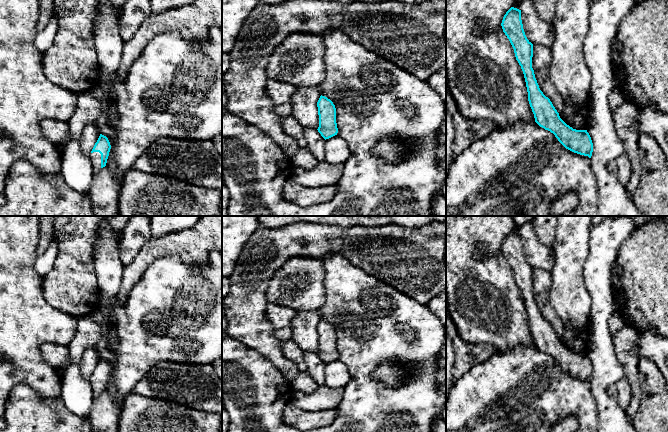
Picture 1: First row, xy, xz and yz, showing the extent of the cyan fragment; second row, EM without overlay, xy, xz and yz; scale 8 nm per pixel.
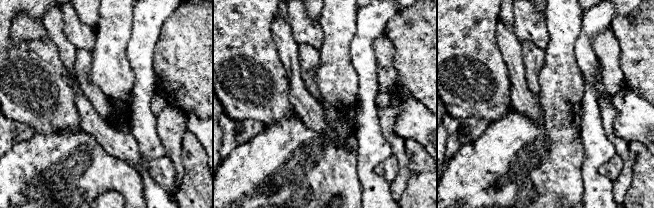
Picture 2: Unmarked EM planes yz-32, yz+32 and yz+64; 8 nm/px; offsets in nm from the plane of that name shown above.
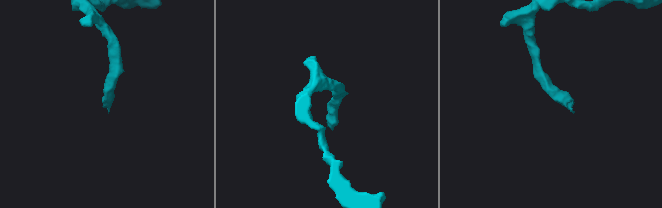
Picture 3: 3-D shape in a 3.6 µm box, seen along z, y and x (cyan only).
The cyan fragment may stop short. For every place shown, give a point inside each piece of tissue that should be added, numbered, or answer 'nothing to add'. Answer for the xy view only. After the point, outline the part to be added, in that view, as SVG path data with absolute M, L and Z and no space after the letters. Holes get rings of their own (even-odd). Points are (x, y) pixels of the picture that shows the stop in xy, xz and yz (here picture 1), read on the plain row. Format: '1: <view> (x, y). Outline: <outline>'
1: xy (95, 381). Outline: M93 376L90 378L90 384L92 386L92 391L94 397L99 396L101 392L101 378L99 376Z

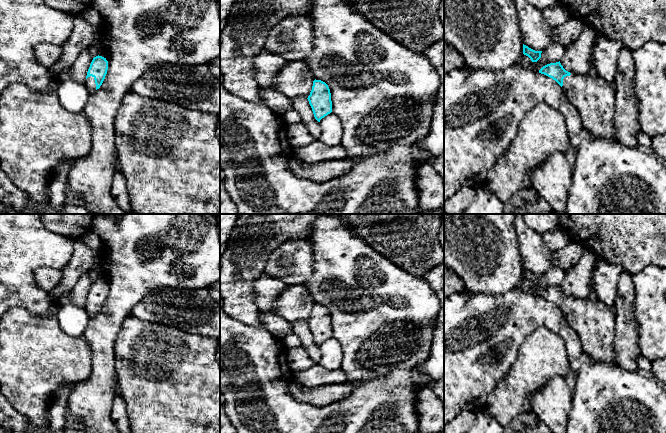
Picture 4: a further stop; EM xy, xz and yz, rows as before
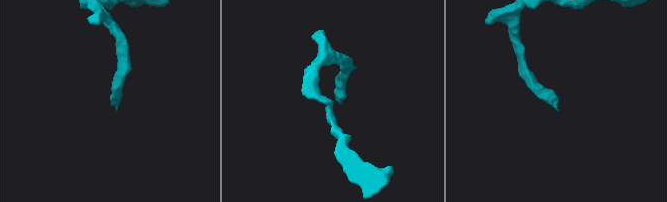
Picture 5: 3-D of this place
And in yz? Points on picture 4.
1: yz (594, 323). Outline: M571 298L563 303L563 314L579 336L583 353L600 363L613 364L615 313L600 301Z

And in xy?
1: xy (89, 306). Outline: M90 300L85 304L85 309L89 315L89 318L92 318L96 315L96 308L94 301Z

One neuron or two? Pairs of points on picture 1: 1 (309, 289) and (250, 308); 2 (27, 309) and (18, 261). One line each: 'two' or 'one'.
1: two
2: one

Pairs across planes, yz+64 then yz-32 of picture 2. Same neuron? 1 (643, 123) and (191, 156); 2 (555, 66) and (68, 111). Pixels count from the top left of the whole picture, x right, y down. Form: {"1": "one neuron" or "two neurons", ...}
{"1": "one neuron", "2": "two neurons"}

